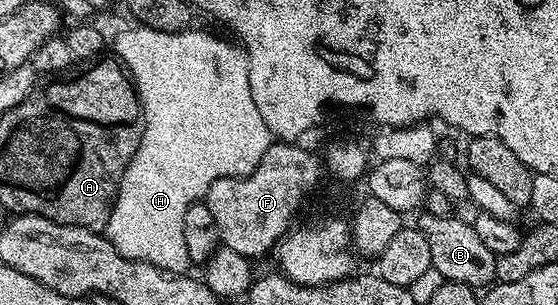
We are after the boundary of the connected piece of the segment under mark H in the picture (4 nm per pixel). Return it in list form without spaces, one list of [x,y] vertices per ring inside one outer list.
[[[130,25],[130,30],[121,30],[117,34],[117,39],[112,39],[111,50],[123,63],[128,75],[133,80],[133,85],[137,87],[137,96],[141,100],[141,112],[145,115],[145,131],[141,137],[139,148],[131,160],[131,164],[125,170],[125,175],[121,181],[121,187],[117,193],[117,203],[113,205],[111,220],[107,227],[107,237],[111,245],[119,251],[124,258],[134,258],[140,262],[146,262],[152,266],[159,267],[166,274],[184,274],[190,269],[191,263],[187,256],[187,243],[183,240],[183,212],[193,202],[204,199],[207,188],[215,184],[215,180],[220,178],[243,178],[250,174],[263,160],[263,152],[272,146],[275,139],[273,133],[263,124],[263,116],[259,116],[259,108],[255,108],[255,100],[251,100],[251,84],[249,83],[249,60],[240,45],[232,46],[229,42],[224,42],[221,38],[216,38],[213,34],[207,34],[198,28],[190,28],[183,32],[155,32],[155,28],[146,26]]]

